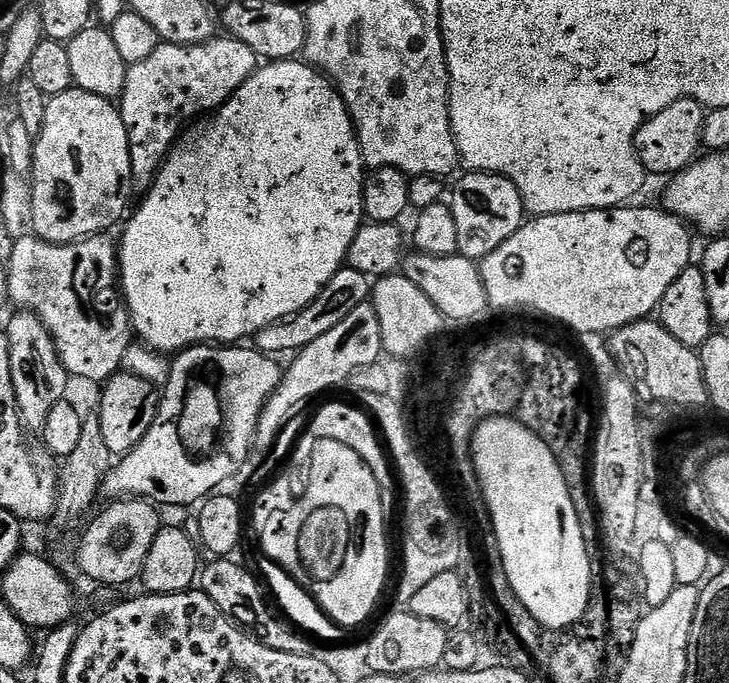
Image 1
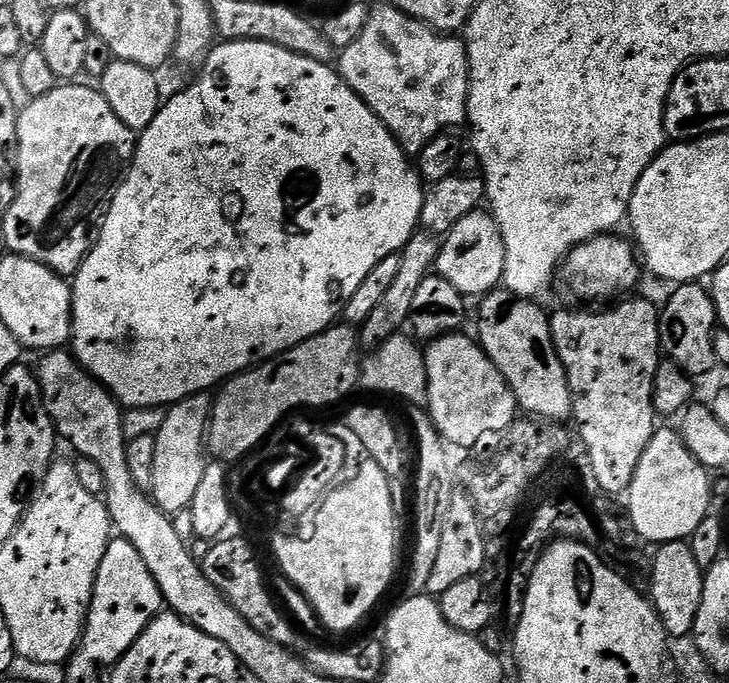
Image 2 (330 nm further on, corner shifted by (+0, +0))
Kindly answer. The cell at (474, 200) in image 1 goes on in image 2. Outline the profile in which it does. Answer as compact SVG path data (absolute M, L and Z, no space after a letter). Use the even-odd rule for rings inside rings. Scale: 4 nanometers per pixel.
M477 210L466 214L447 236L443 237L440 252L436 255L435 275L446 278L450 286L458 289L465 298L483 298L501 287L506 266L506 246L498 230L498 222L491 211Z

